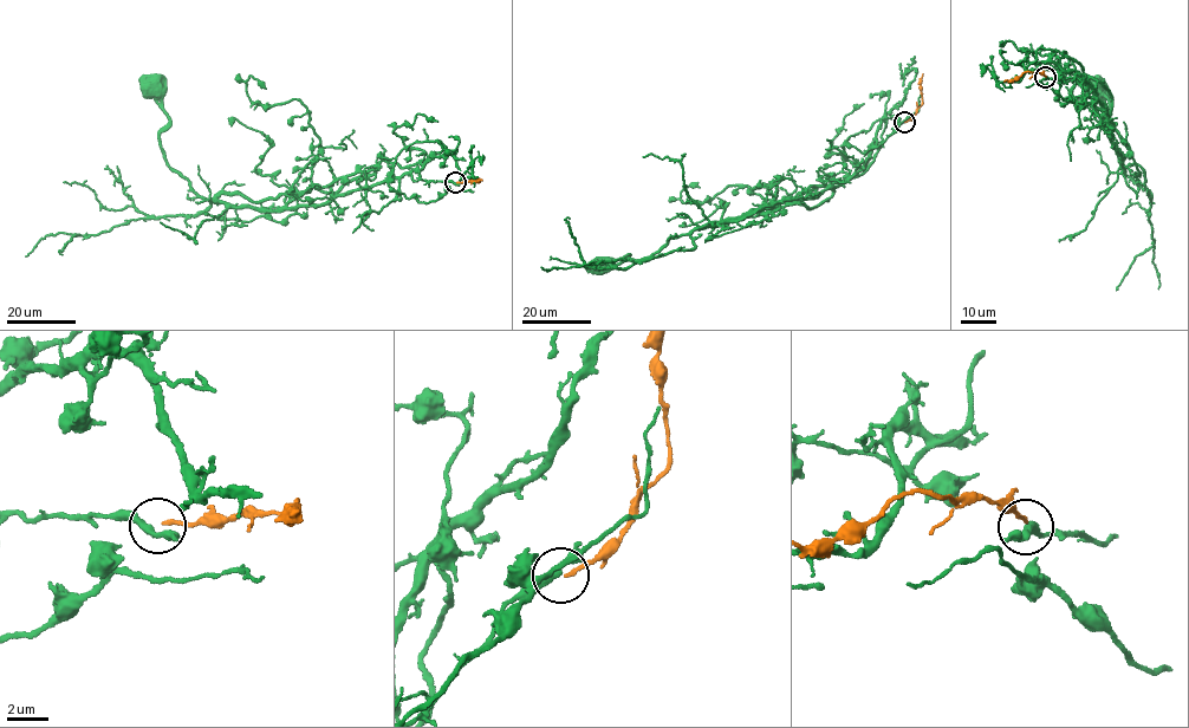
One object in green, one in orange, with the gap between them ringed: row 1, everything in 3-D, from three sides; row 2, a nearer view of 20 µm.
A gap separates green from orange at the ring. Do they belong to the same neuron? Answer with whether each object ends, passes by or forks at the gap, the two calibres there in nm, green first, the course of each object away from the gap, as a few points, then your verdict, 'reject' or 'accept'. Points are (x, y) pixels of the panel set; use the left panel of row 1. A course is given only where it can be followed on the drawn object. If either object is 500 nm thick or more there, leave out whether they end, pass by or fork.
green passes by | orange ends | 320/180 nm | green via (455, 183), (421, 179), (422, 169), (273, 210), (202, 197), (167, 161), (169, 116), (148, 86) | orange via (456, 182), (482, 180) | reject

